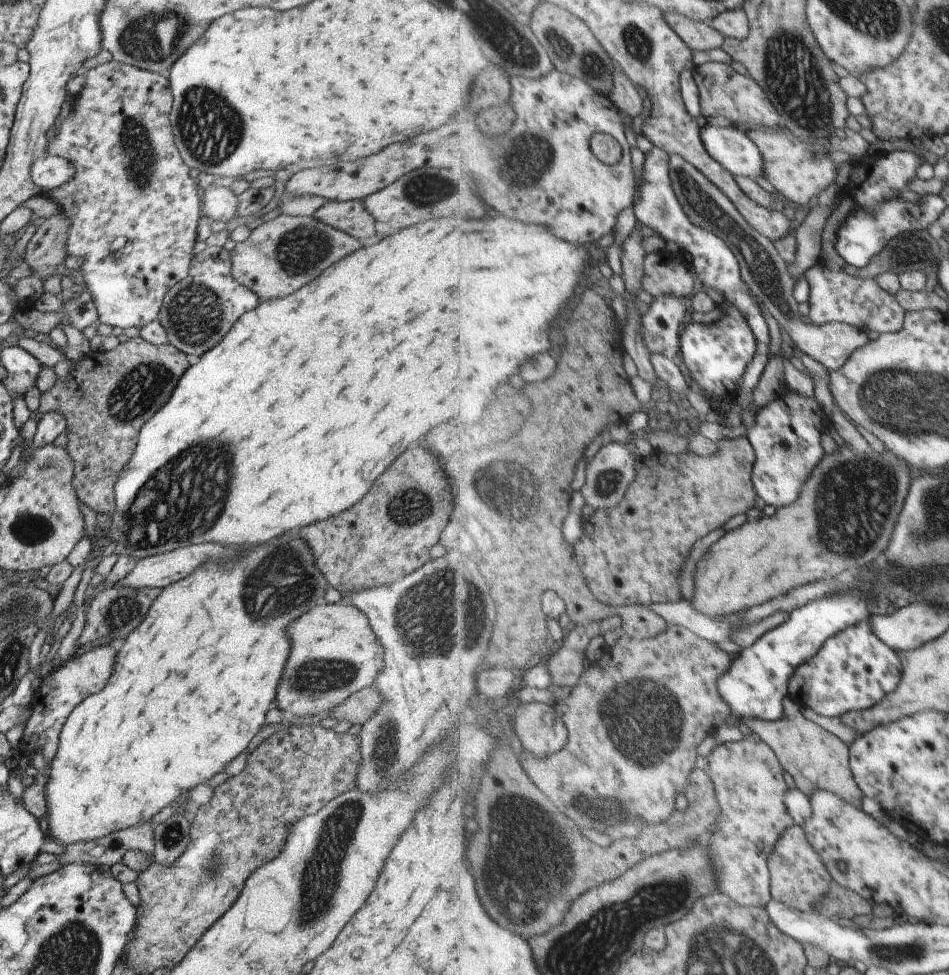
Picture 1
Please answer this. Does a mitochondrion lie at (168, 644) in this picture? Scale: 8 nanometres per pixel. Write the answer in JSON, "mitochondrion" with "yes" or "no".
{"mitochondrion":"no"}

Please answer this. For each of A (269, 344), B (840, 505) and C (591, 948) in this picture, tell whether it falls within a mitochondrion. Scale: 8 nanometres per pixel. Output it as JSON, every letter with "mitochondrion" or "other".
{"A":"other","B":"mitochondrion","C":"mitochondrion"}

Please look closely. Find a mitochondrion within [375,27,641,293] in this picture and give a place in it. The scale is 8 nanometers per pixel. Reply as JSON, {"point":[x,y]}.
{"point":[535,153]}

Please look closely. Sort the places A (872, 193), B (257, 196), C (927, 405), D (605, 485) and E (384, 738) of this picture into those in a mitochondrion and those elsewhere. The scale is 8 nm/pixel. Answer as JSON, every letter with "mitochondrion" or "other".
{"A":"other","B":"other","C":"mitochondrion","D":"mitochondrion","E":"mitochondrion"}

